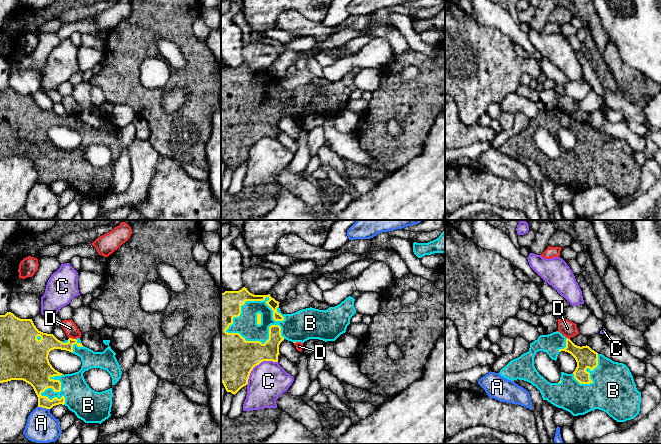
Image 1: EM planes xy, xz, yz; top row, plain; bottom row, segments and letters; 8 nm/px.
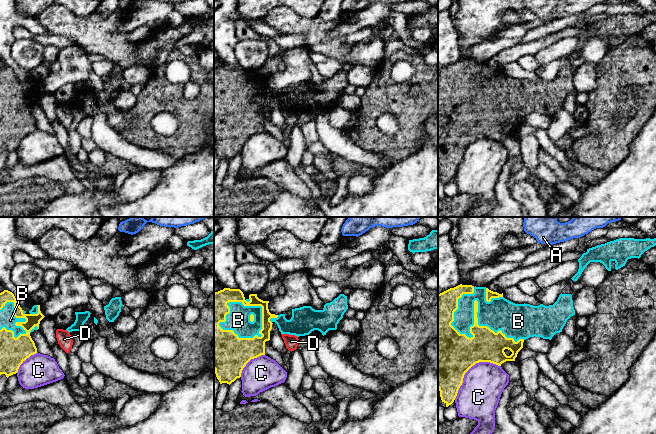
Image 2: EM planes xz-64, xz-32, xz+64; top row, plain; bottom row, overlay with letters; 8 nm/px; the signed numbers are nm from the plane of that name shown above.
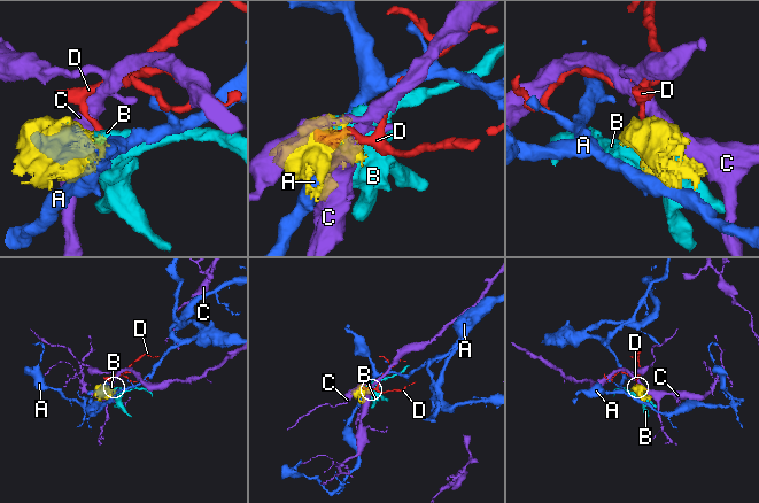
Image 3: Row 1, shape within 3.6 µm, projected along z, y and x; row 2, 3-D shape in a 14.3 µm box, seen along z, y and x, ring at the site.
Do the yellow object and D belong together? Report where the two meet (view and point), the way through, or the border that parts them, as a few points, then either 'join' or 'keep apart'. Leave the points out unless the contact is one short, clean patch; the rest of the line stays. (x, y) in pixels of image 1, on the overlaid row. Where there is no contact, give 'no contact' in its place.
meets yellow in xy at (71, 338); border along xy (69, 337), (75, 339); keep apart

